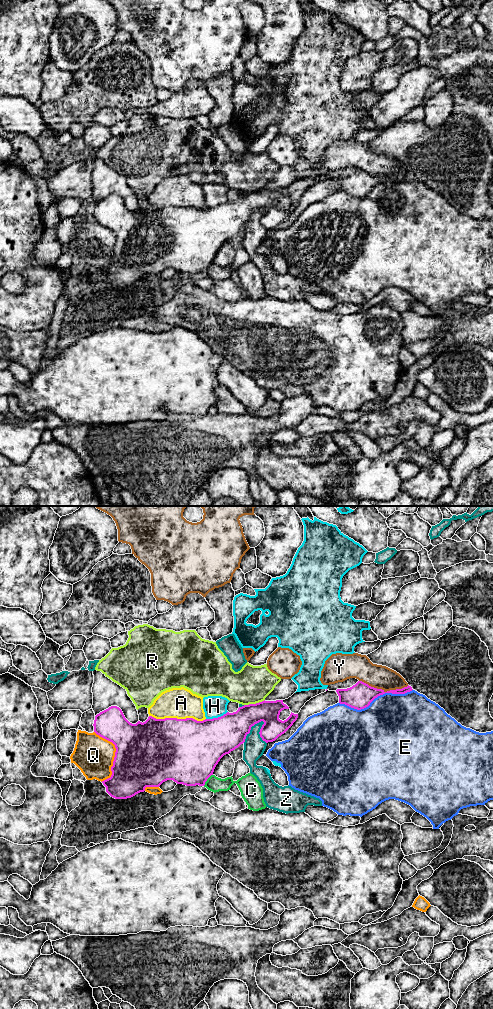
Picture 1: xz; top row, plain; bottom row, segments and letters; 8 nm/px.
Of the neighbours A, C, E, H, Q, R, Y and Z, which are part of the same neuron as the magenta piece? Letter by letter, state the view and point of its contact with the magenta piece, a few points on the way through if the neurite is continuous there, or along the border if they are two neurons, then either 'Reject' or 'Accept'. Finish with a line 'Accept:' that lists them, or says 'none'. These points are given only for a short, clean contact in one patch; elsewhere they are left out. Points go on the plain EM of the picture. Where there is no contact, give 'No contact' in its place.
A: Touches magenta at xz (176, 206). Reject
C: Touches magenta at xz (206, 268). Boundary: xz (212, 262), (203, 273). Reject
E: Touches magenta at xz (375, 185). Reject
H: Touches magenta at xz (216, 206). Reject
Q: Touches magenta at xz (115, 242). Reject
R: Touches magenta at xz (254, 192). Reject
Y: Touches magenta at xz (383, 178). Reject
Z: Touches magenta at xz (250, 217). Boundary: xz (262, 208), (251, 215), (243, 230). Reject
Accept: none

